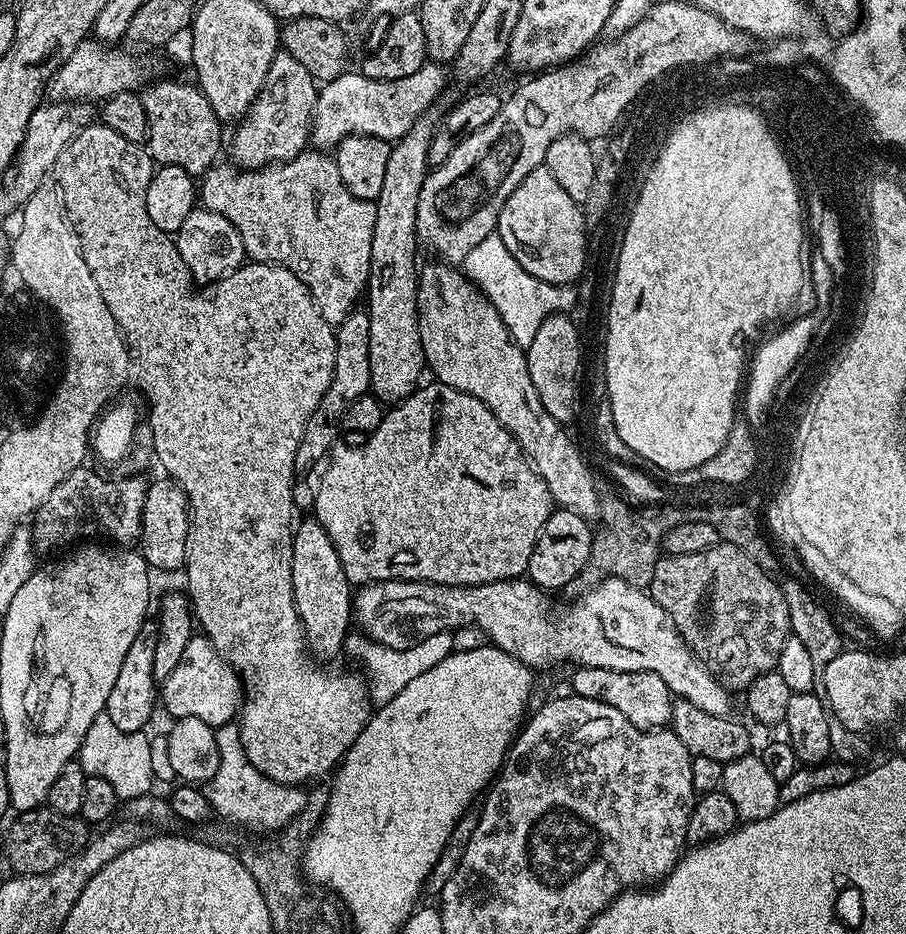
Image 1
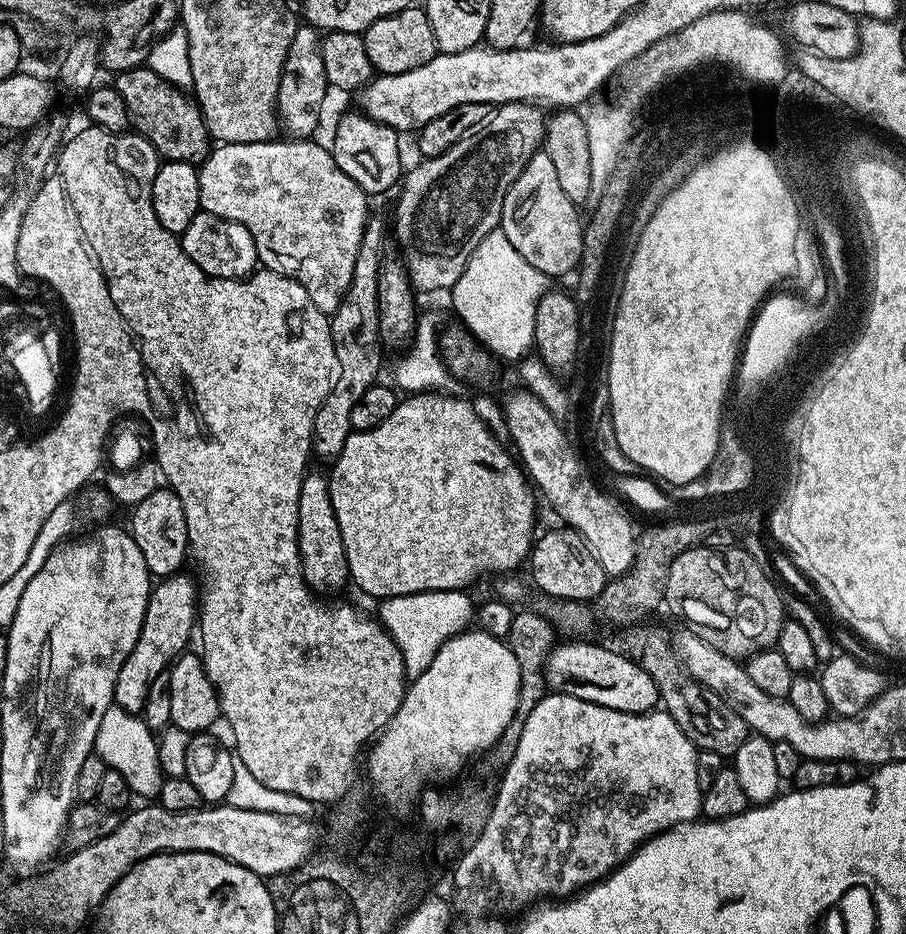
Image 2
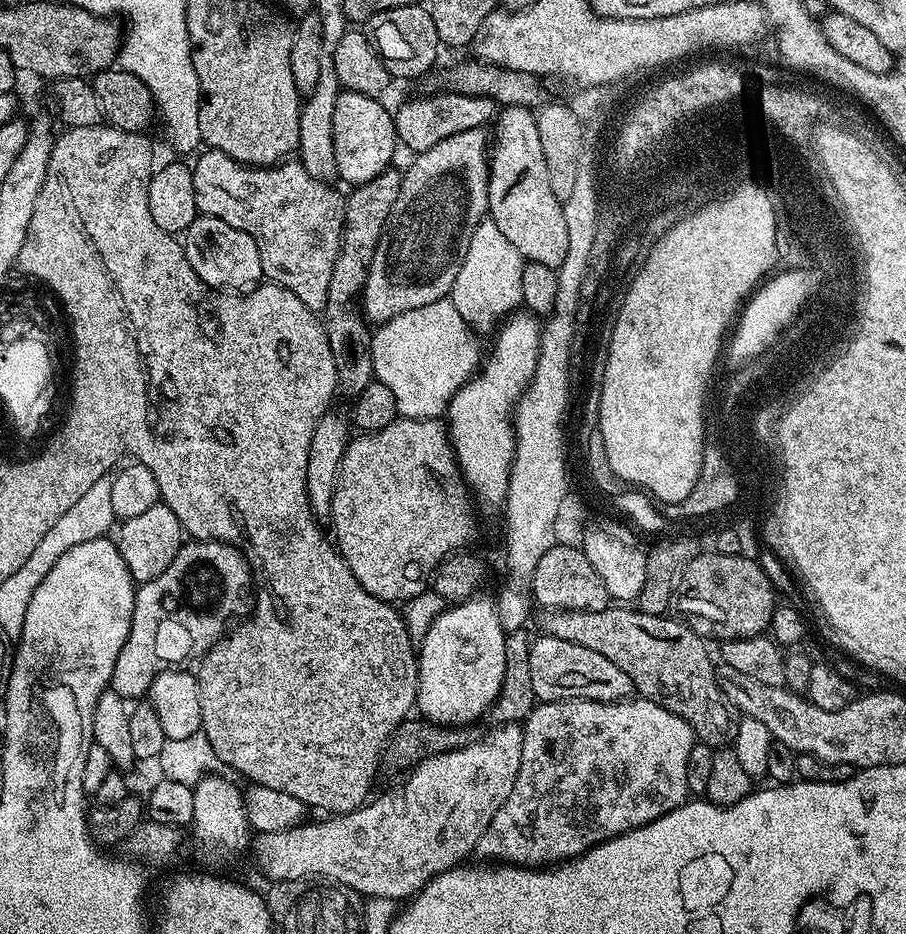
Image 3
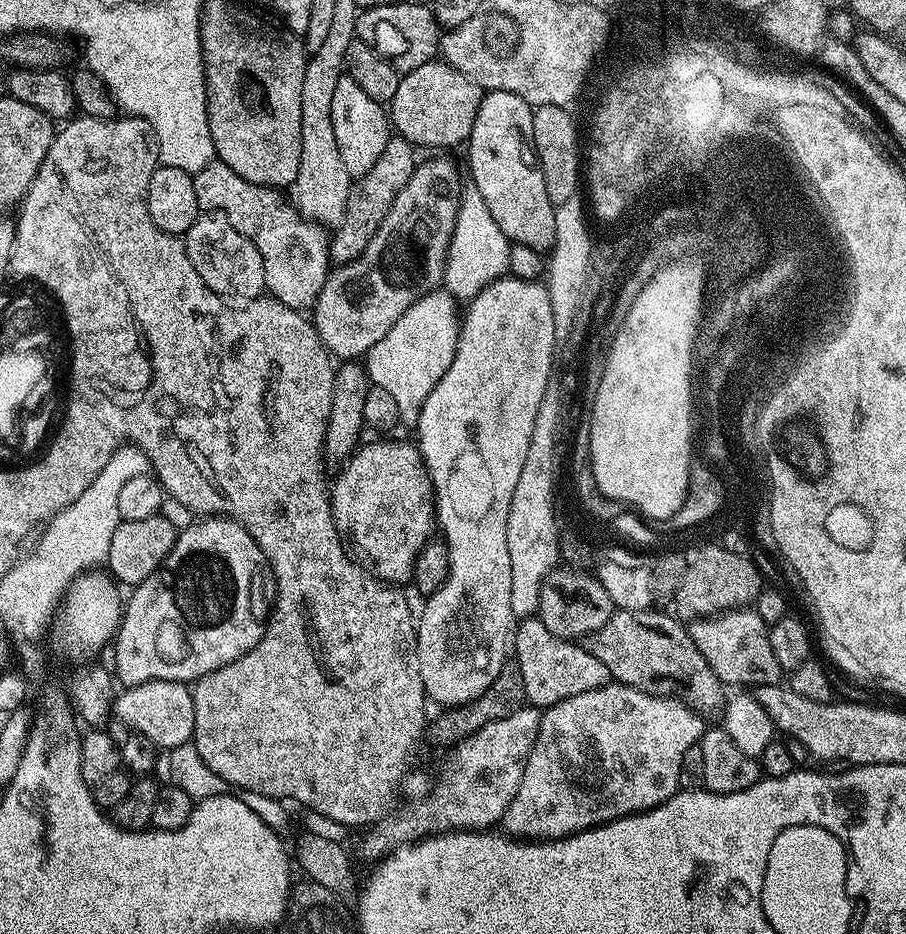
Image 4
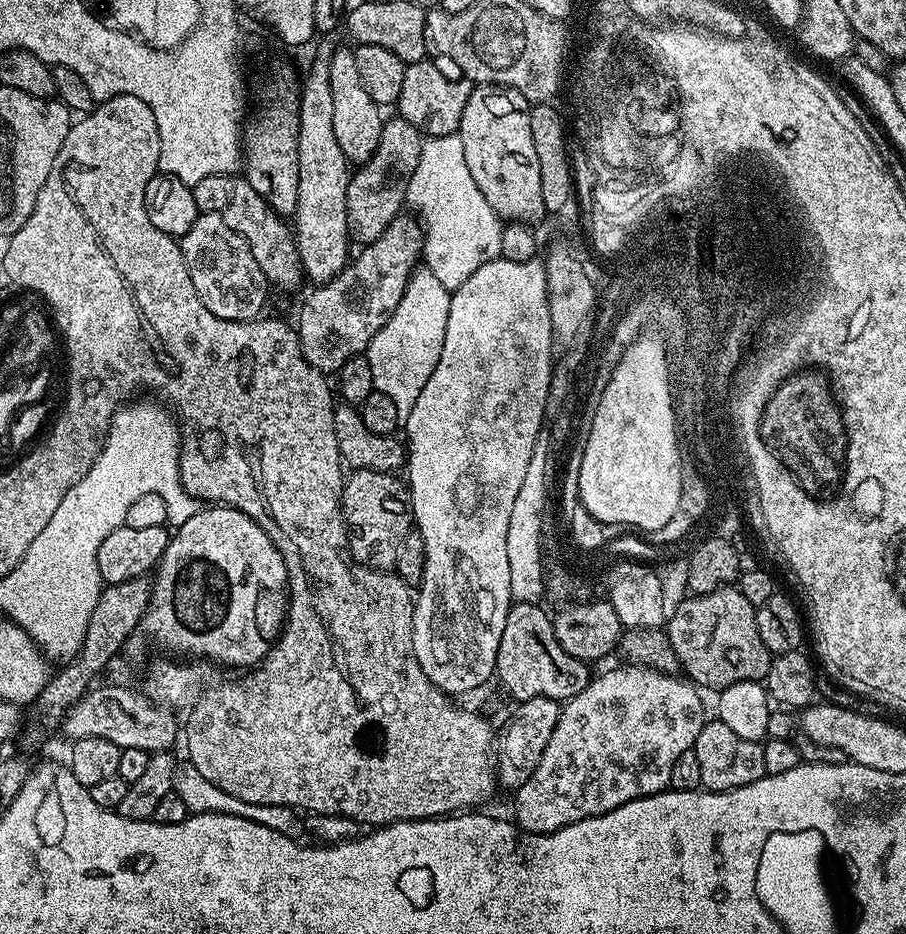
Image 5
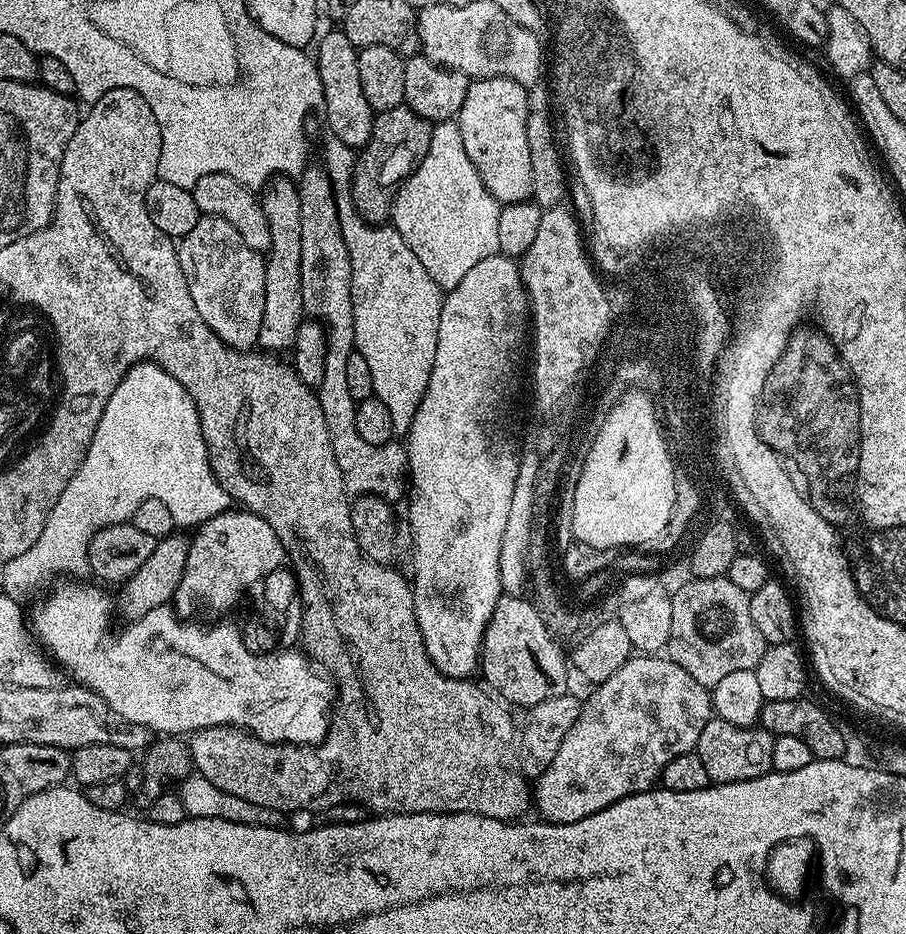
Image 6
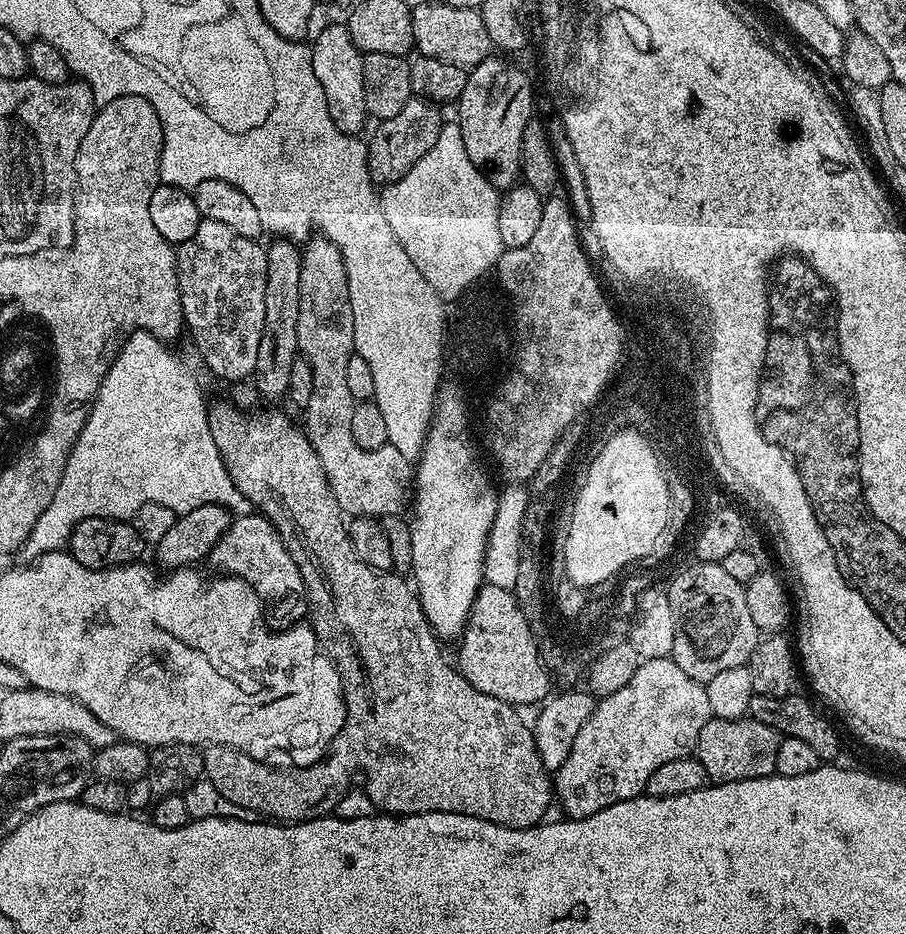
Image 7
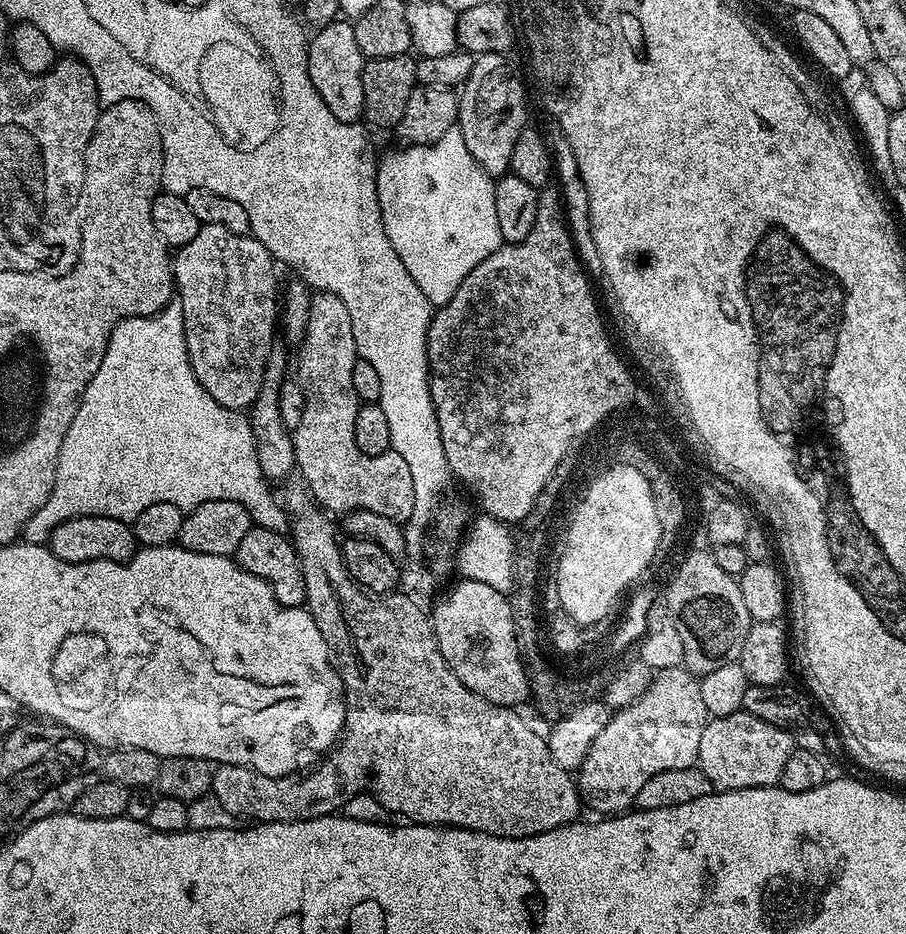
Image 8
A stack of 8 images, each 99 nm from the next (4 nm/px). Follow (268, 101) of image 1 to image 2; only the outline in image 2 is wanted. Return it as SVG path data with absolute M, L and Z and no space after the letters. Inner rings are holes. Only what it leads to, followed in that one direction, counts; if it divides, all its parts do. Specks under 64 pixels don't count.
M311 26L297 27L294 38L290 38L290 50L282 70L282 78L278 86L276 99L276 115L281 129L284 128L289 137L308 138L320 124L320 111L324 108L324 95L330 92L326 78L326 70L322 62L320 46L322 36Z

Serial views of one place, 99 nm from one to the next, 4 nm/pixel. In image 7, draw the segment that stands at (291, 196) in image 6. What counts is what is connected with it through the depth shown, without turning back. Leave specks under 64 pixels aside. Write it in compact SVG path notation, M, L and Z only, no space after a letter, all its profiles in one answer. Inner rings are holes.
M276 238L266 248L266 322L262 322L262 342L258 342L258 362L254 373L256 388L268 400L288 391L290 366L298 359L298 282L302 282L302 252L293 241Z

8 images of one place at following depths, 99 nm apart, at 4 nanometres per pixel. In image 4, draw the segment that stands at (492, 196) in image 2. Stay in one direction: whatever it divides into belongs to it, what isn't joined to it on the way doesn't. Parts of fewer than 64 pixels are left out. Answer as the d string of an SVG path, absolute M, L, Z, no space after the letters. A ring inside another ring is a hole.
M446 161L417 163L410 182L406 182L406 186L402 186L402 194L394 198L390 214L382 218L382 226L378 226L374 238L370 238L370 246L366 246L366 250L362 250L354 262L333 267L329 271L328 280L322 286L314 305L314 327L320 335L320 341L337 361L367 357L368 351L382 342L386 334L390 334L390 326L402 318L406 309L414 306L418 298L443 285L444 264L448 261L448 247L454 234L461 195L462 183Z

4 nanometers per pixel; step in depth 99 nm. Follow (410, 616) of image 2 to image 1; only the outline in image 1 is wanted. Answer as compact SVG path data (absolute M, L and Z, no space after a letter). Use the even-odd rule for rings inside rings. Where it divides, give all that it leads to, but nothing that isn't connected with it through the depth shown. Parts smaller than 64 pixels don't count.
M349 631L344 639L344 652L352 655L361 664L363 675L369 693L377 705L390 702L390 698L397 696L402 689L418 678L420 674L426 673L445 660L455 649L455 637L449 632L425 637L421 642L409 645L407 648L391 648L385 644L379 644L377 640L371 640L363 631Z

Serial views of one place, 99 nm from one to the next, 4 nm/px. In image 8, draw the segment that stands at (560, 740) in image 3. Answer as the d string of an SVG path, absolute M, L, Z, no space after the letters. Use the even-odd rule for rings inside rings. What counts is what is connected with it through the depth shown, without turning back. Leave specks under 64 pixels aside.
M667 668L656 672L652 685L630 706L613 711L608 717L602 734L594 738L582 766L578 769L578 787L583 803L588 804L596 814L623 814L633 807L638 790L646 786L654 774L664 770L691 768L698 761L698 746L702 743L702 730L706 730L710 717L702 702L700 680L687 668Z

